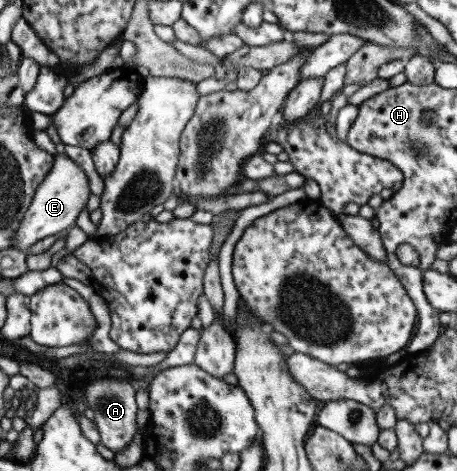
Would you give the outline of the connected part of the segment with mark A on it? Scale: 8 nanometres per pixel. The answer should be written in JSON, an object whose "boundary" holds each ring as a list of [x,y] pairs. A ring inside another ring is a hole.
{"boundary":[[[116,377],[93,381],[84,390],[87,407],[94,410],[93,422],[98,427],[101,442],[114,454],[118,454],[119,450],[128,446],[137,433],[135,393],[132,381]]]}

